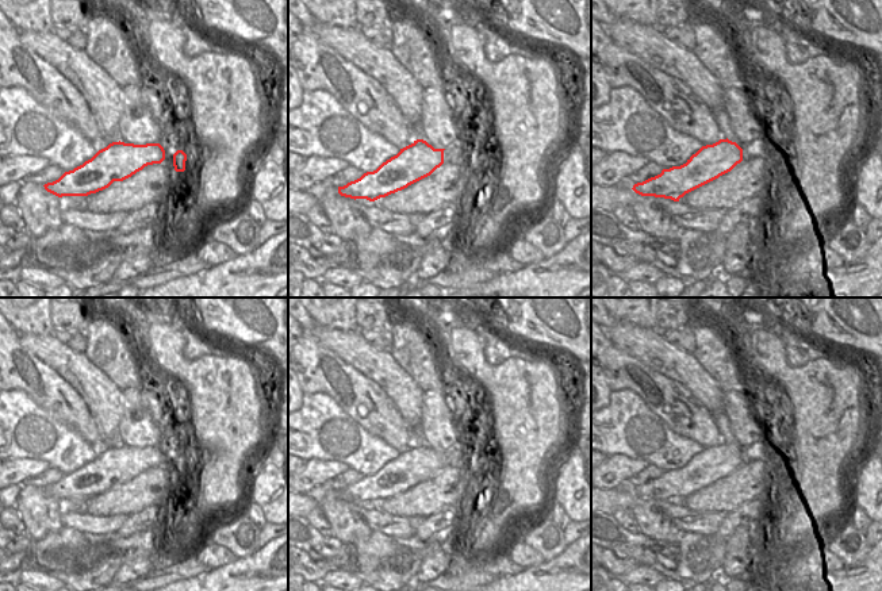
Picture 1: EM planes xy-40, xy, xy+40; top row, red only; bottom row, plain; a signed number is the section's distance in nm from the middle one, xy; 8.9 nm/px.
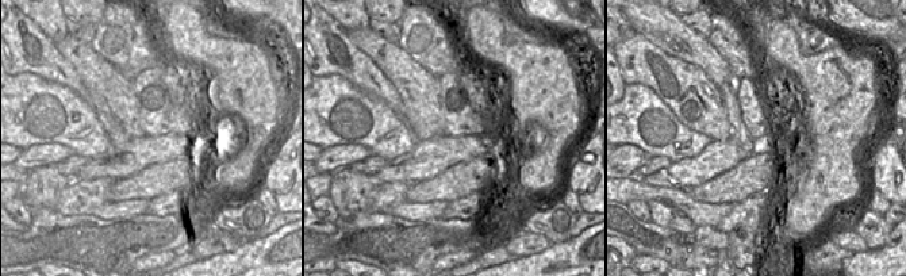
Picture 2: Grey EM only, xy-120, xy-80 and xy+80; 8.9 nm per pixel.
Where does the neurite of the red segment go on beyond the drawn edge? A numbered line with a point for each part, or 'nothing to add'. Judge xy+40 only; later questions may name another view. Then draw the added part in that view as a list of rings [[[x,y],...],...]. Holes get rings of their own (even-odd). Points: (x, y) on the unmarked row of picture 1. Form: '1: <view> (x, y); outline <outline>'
nothing to add

